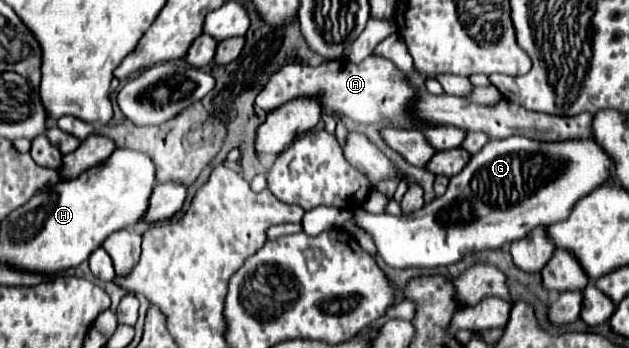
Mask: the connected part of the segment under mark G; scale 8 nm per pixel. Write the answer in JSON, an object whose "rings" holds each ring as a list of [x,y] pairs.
{"rings":[[[511,136],[505,140],[491,140],[477,154],[469,158],[465,168],[455,174],[443,196],[425,204],[413,214],[369,214],[355,210],[357,226],[363,226],[375,240],[379,256],[391,268],[439,268],[463,260],[463,254],[479,250],[499,250],[513,240],[525,238],[535,226],[549,226],[569,216],[579,198],[605,184],[611,178],[613,162],[607,152],[593,140],[567,140],[567,142],[535,142],[525,136]]]}

